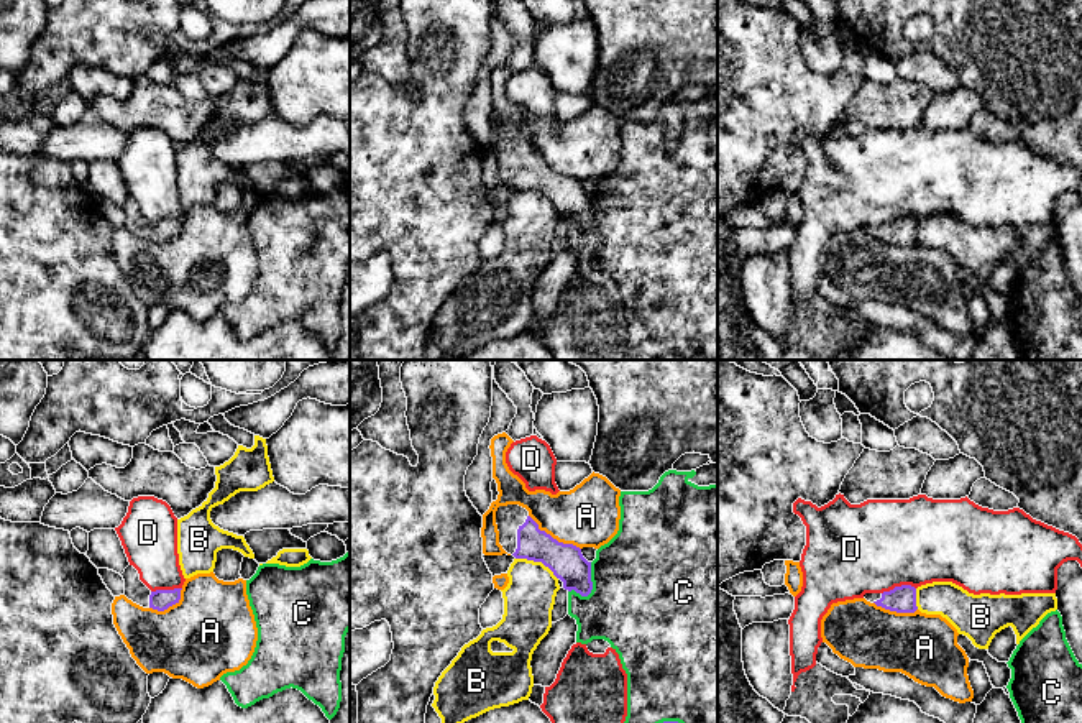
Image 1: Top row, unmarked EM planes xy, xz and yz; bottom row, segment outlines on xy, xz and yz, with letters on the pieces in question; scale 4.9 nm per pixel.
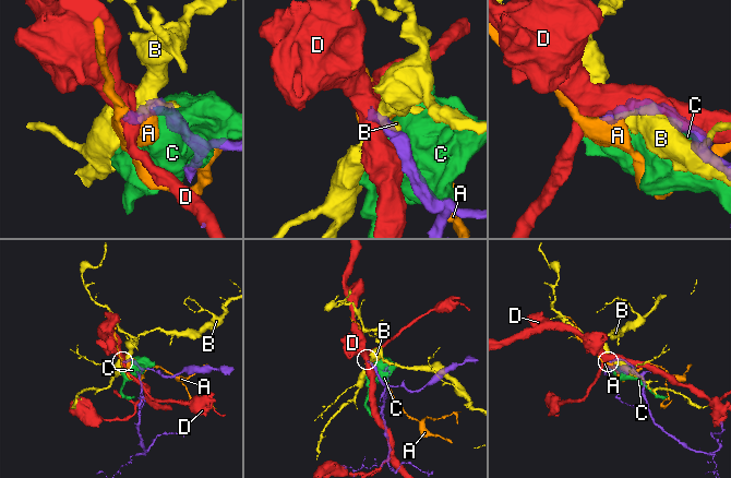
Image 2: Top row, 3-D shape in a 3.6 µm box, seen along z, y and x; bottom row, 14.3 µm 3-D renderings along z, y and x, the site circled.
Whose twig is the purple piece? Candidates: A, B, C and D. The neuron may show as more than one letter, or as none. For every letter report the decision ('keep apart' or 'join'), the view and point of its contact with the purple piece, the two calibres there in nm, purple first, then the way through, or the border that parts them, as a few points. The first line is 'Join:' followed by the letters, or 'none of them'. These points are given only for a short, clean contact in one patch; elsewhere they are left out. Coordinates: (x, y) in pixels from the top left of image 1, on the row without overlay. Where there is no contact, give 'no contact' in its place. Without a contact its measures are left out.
Join: none of them
A: keep apart; meets purple in xz at (552, 170); 170 nm thick on the purple side, 300 nm on the other
B: keep apart; meets purple in xz at (537, 193); 170 nm thick on the purple side, 260 nm on the other
C: keep apart; meets purple in xz at (591, 221); 170 nm thick on the purple side, 500 nm on the other
D: keep apart; meets purple in yz at (898, 219); 130 nm thick on the purple side, 440 nm on the other

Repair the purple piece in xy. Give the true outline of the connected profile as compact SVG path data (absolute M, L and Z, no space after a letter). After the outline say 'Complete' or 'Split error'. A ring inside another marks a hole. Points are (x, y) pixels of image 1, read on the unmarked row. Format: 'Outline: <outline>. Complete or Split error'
Outline: M128 197L121 209L125 212L125 228L143 240L164 243L181 232L182 220L151 223L140 212L140 205L133 197Z. Split error

